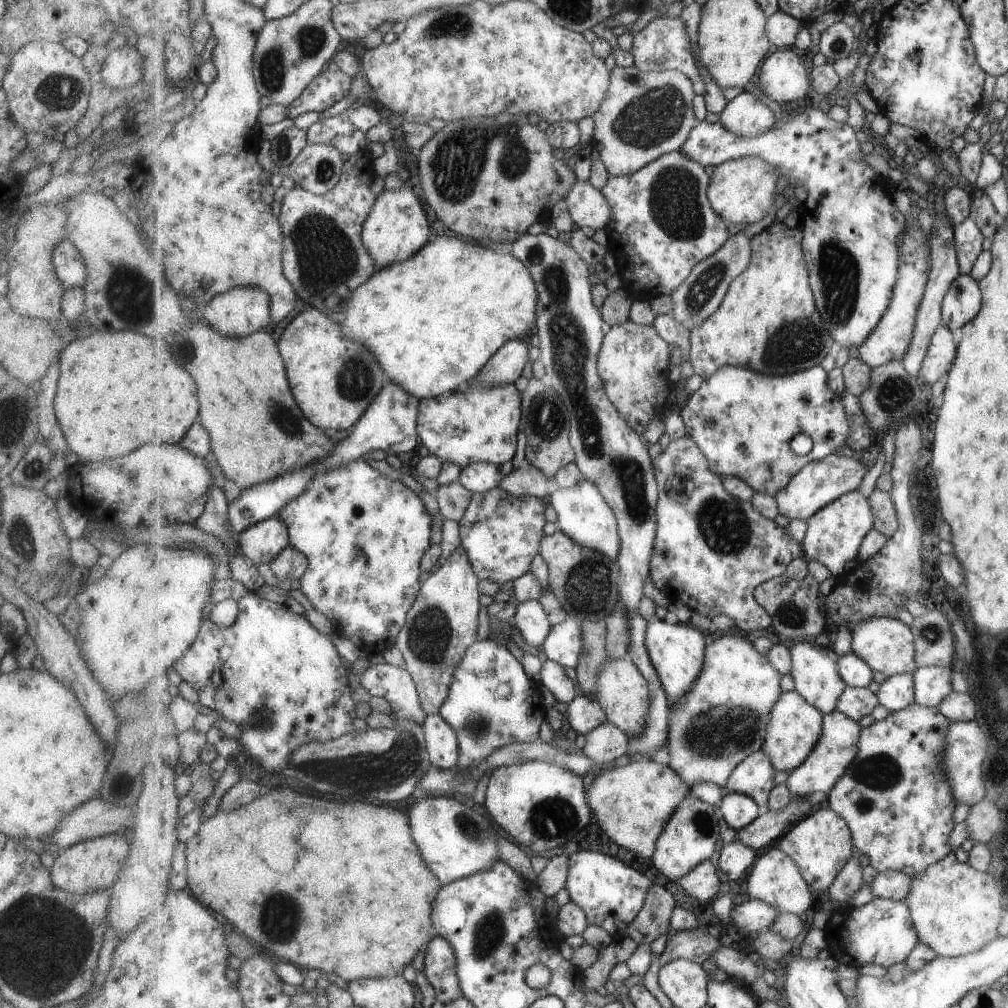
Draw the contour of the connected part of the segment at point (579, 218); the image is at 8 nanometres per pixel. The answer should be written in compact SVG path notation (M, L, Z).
M578 180L566 201L577 228L589 226L598 231L607 228L612 222L612 206L603 191L590 180Z

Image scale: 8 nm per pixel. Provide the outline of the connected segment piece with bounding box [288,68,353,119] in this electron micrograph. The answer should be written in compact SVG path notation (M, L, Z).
M339 68L335 72L324 70L309 84L305 92L288 106L288 118L297 118L297 116L301 116L301 114L305 114L305 112L311 112L311 110L317 111L318 113L325 112L325 110L331 108L333 104L337 104L337 102L341 102L343 98L350 96L352 81L353 79Z

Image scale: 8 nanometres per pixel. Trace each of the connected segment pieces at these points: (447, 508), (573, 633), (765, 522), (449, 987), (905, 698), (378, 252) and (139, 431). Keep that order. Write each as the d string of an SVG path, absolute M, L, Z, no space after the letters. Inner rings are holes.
M460 480L439 486L439 489L434 493L438 502L438 512L445 518L458 523L464 517L473 495L474 492L465 488Z
M570 618L552 627L543 644L547 658L563 666L577 668L584 649L584 636L580 622Z
M687 434L676 441L671 440L661 453L654 452L653 463L660 490L657 507L658 533L650 576L654 584L672 602L686 604L692 611L709 619L723 614L747 632L772 627L773 618L761 606L755 592L758 586L769 579L786 574L792 562L803 555L802 543L793 538L787 528L781 528L775 520L761 514L752 501L733 496L725 488L724 478L712 470L708 458L691 435Z
M441 936L435 937L425 950L425 973L443 1005L462 996L458 977L458 960L453 945Z
M901 673L888 677L878 690L881 706L889 712L900 711L916 702L914 673Z
M403 181L403 186L395 191L383 189L364 224L364 243L376 260L376 268L379 271L410 259L431 239L429 218L423 210L421 200L413 192L413 182Z
M93 331L89 336L80 339L72 339L68 342L59 356L59 376L56 382L56 391L53 397L54 413L59 423L62 435L67 441L68 448L75 453L79 461L99 461L109 460L109 458L119 458L127 452L134 451L137 447L147 443L180 443L185 435L192 428L195 421L200 416L200 396L198 394L198 384L196 378L178 361L176 355L171 352L171 342L166 339L150 339L145 335L133 331Z

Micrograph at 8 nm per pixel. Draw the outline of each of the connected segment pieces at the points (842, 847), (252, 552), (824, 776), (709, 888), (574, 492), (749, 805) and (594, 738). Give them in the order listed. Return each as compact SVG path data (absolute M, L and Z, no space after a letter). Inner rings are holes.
M831 807L818 809L795 823L778 839L778 847L800 866L800 873L813 889L824 892L856 852L848 822Z
M273 515L239 534L244 555L254 564L269 564L290 545L288 524Z
M835 709L824 716L824 729L816 749L801 766L791 771L787 784L795 798L828 796L832 788L846 775L847 769L856 760L862 730L858 721Z
M709 859L675 882L683 887L689 895L700 901L711 900L728 888L721 882L715 864Z
M583 480L581 484L567 489L554 487L549 498L557 514L559 529L565 531L575 542L604 552L617 560L622 547L620 522L614 508L593 481Z
M726 792L719 813L730 828L740 831L759 817L759 806L746 794Z
M611 721L594 728L585 738L584 753L599 764L611 763L629 752L630 736Z

